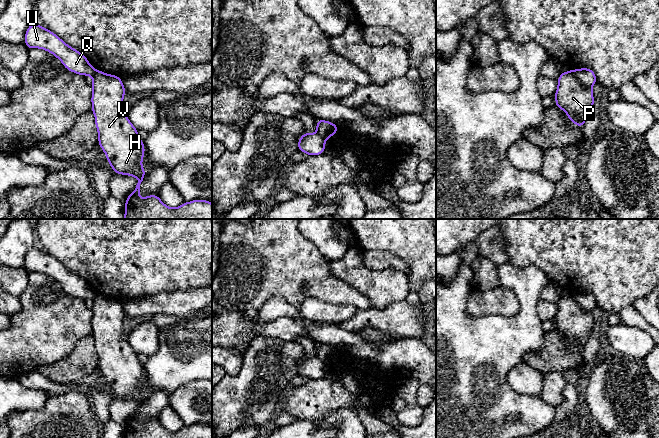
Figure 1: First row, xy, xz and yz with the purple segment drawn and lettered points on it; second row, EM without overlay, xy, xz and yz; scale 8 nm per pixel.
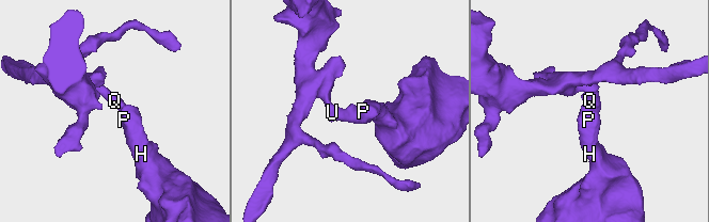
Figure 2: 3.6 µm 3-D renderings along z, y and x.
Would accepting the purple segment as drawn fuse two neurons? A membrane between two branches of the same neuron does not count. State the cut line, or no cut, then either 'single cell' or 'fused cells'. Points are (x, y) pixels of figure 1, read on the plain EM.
yz (573, 294), (576, 301), (583, 308), (590, 311) | fused cells

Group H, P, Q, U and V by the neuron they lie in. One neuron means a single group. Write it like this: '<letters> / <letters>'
H P V / Q U

